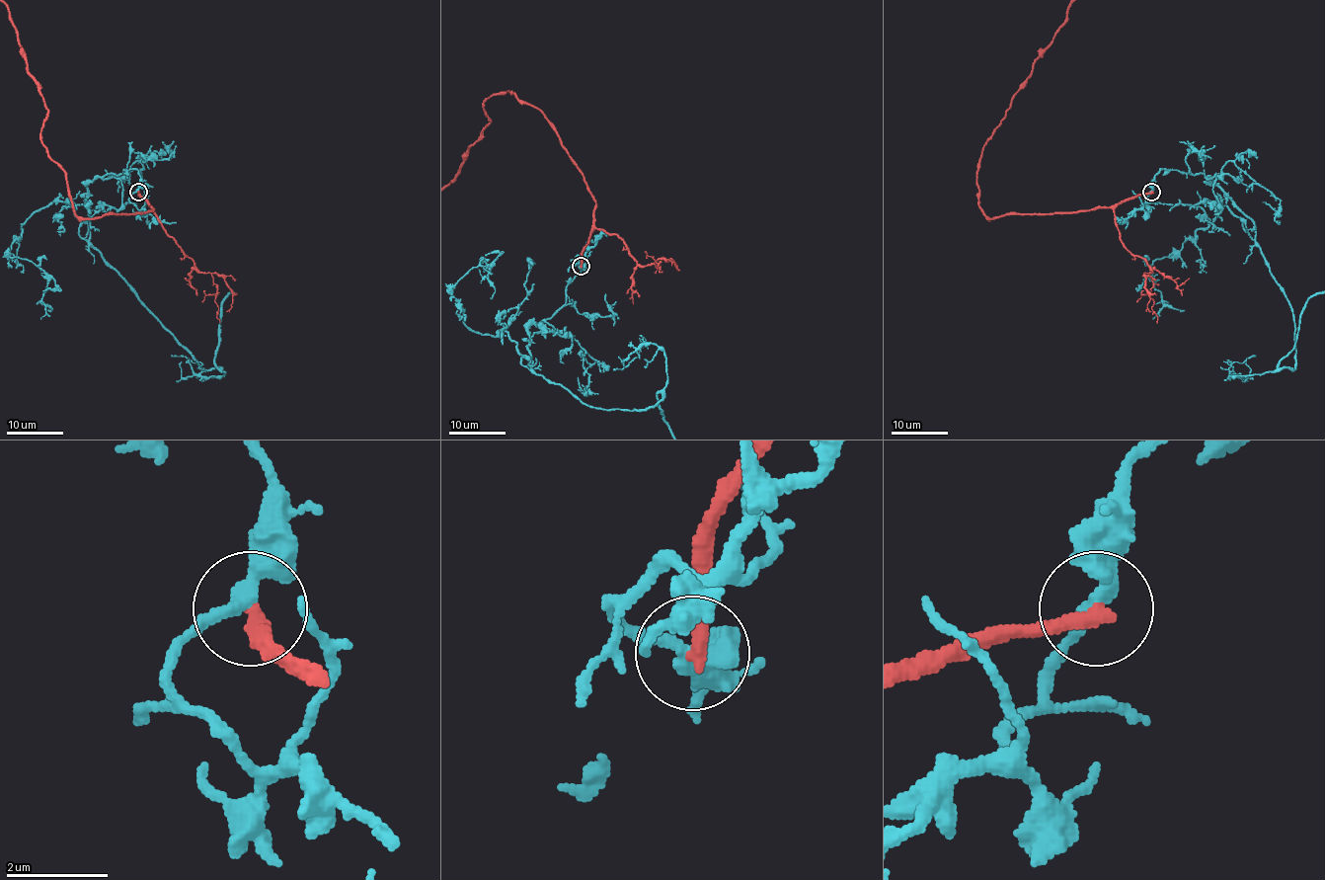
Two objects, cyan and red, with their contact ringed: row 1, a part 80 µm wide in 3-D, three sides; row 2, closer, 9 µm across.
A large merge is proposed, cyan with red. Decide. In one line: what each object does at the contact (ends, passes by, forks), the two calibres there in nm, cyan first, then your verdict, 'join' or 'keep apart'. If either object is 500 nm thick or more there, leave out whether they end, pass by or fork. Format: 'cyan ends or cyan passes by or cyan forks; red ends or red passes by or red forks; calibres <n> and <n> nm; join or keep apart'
cyan passes by; red ends; calibres 280 and 320 nm; keep apart

